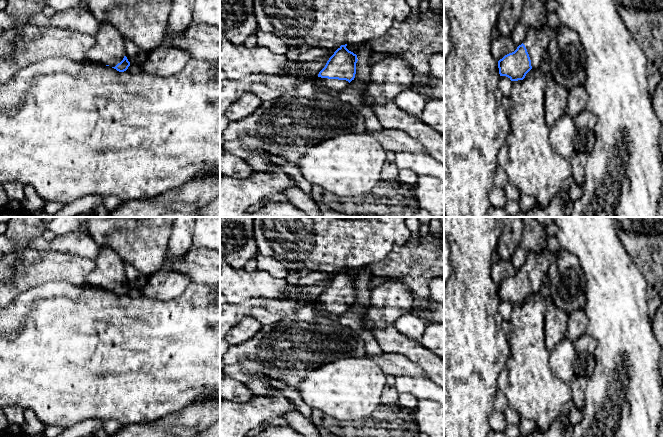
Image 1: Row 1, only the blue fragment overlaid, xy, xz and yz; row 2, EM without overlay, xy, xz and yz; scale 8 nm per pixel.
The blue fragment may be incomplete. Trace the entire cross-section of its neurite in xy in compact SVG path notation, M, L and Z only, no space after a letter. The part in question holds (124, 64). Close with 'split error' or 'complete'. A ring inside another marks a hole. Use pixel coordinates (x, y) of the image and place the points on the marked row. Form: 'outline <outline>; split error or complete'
outline M102 22L94 35L95 45L87 52L87 60L124 72L130 66L125 56L125 38L109 23Z; split error

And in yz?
outline M546 24L539 29L527 29L523 43L519 45L514 52L505 55L498 61L500 76L506 76L511 81L523 80L531 69L539 68L550 42L554 40L557 35L558 30L548 27Z; split error

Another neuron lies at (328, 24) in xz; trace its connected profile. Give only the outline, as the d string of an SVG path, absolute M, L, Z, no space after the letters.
M254 0L259 30L277 36L289 48L307 44L332 51L345 44L361 45L385 36L393 24L403 21L410 12L406 0Z

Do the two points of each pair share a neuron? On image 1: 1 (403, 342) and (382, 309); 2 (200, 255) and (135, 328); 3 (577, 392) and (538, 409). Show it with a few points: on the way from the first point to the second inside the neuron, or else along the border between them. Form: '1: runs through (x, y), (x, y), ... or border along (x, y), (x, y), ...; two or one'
1: border along (392, 324), (383, 328), (372, 329); two
2: border along (191, 281), (209, 286); two
3: border along (567, 384), (570, 389), (571, 399); two

